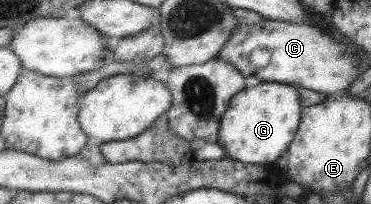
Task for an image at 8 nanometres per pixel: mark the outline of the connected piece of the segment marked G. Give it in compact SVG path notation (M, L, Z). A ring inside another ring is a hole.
M249 82L247 87L239 91L227 107L227 111L221 117L218 131L219 147L225 149L228 159L247 165L274 166L284 150L290 146L296 131L303 106L299 100L299 92L291 85L276 82Z

